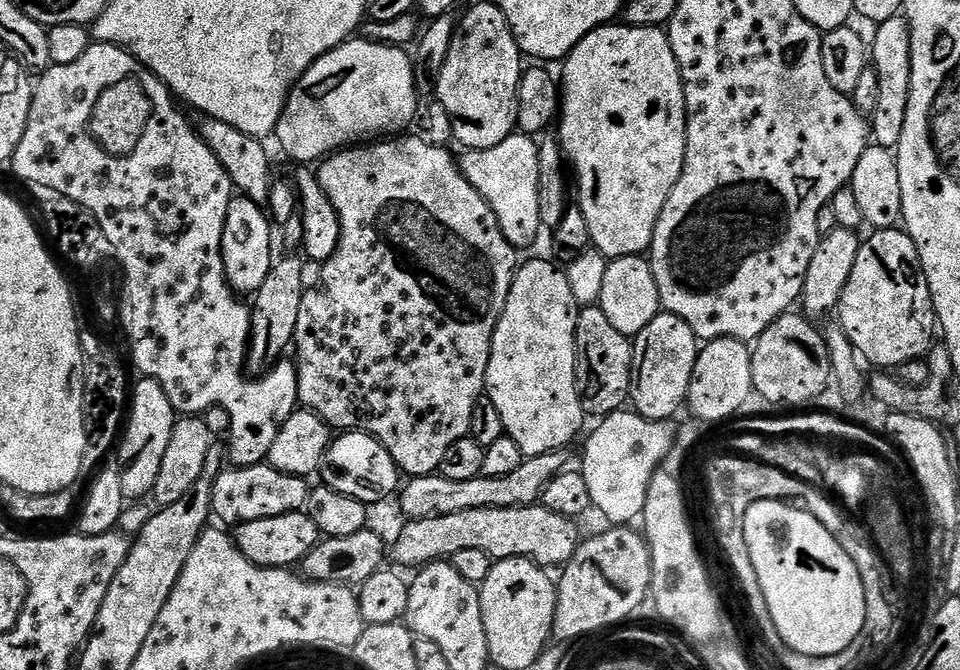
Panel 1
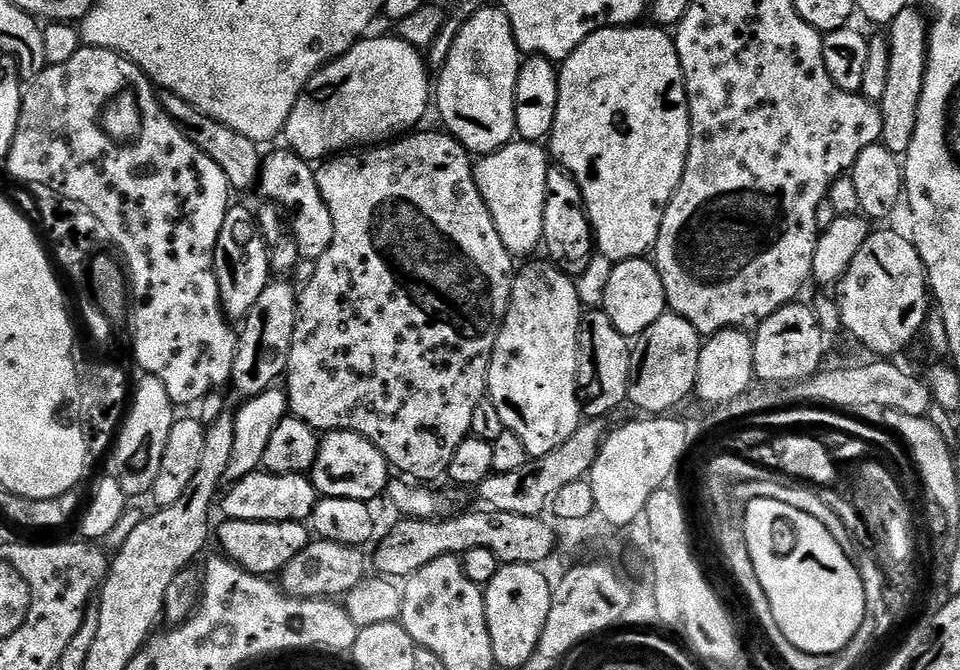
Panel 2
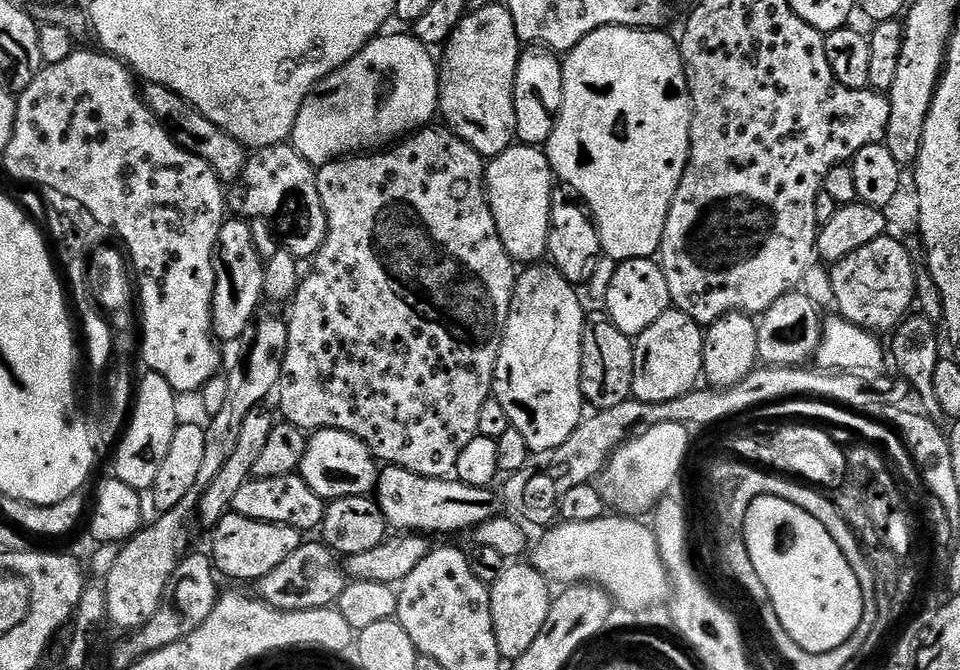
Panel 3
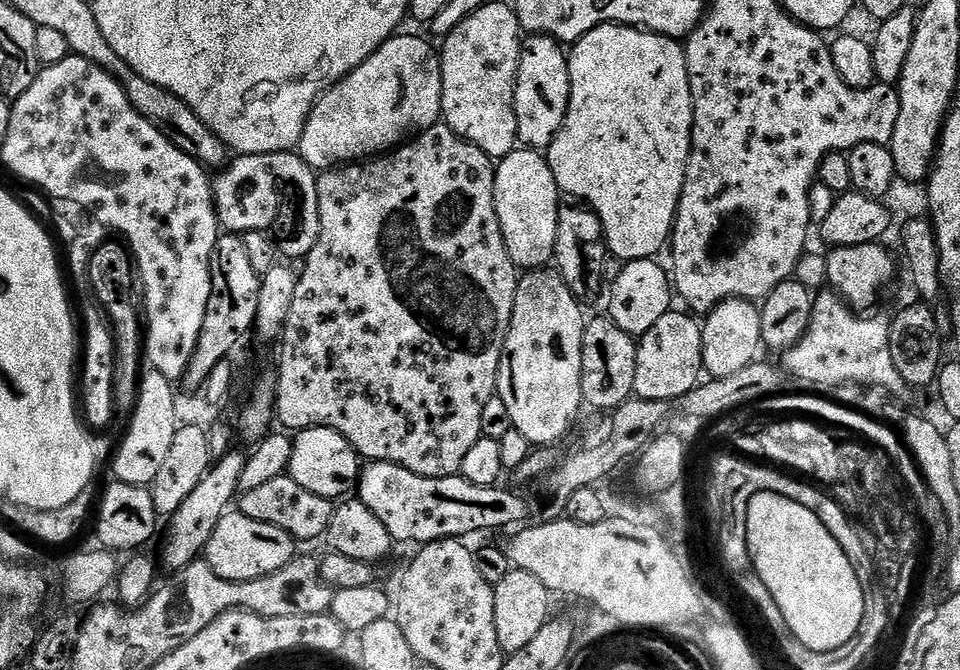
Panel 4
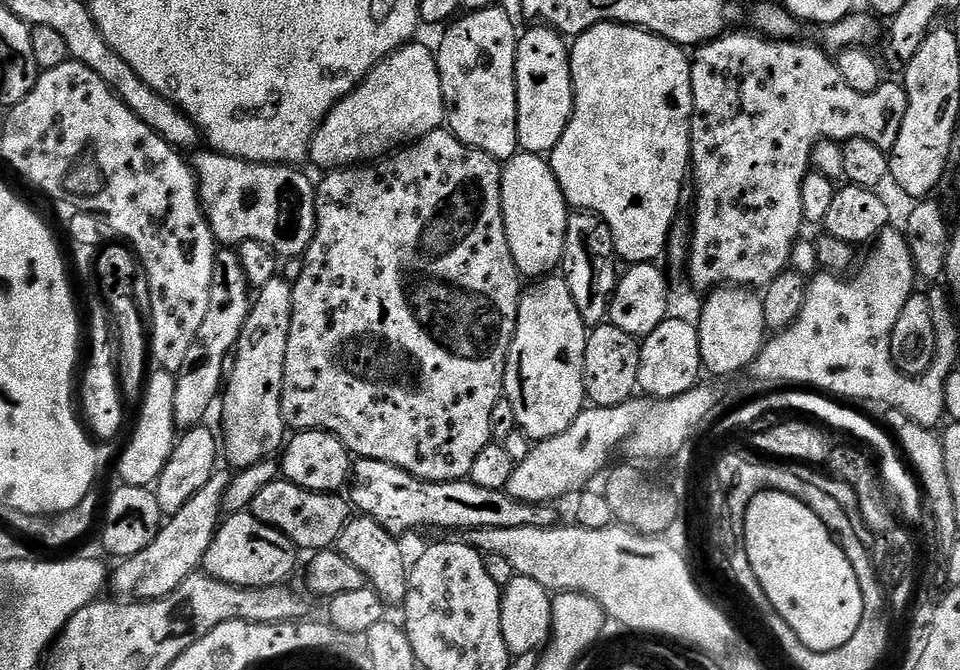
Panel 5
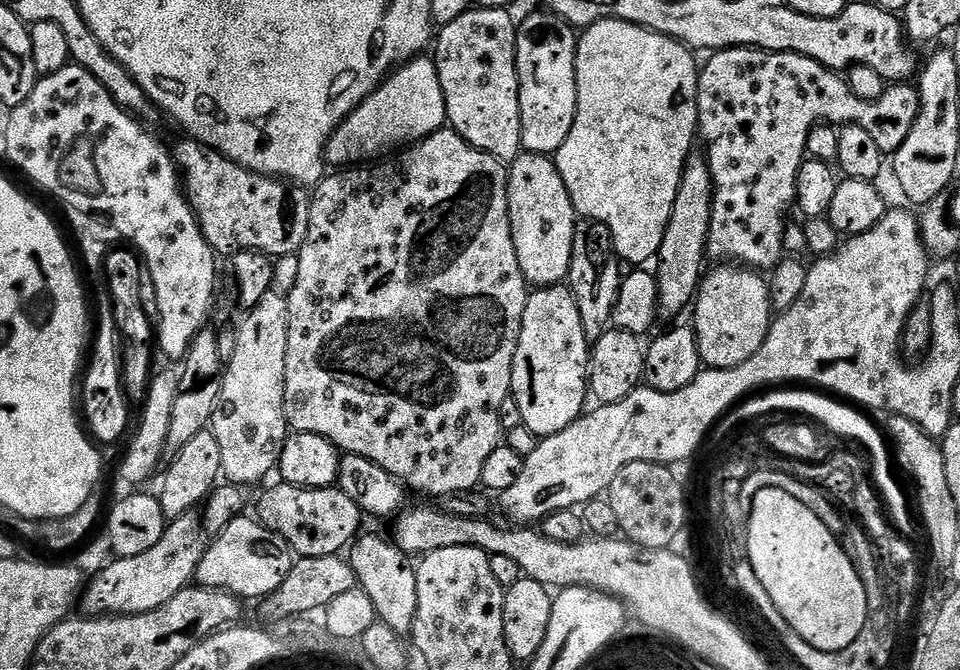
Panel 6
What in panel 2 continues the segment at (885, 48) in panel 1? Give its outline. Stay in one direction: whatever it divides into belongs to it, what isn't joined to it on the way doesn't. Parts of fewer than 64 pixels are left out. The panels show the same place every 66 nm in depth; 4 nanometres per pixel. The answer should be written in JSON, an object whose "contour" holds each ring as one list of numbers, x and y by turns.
{"contour":[[909,6,894,18,887,29,888,37,888,73,882,98,878,102,882,114,881,141,895,156,903,157,914,136,914,126,918,116,918,102,922,98,924,71,928,65,928,29,929,21,919,7]]}

